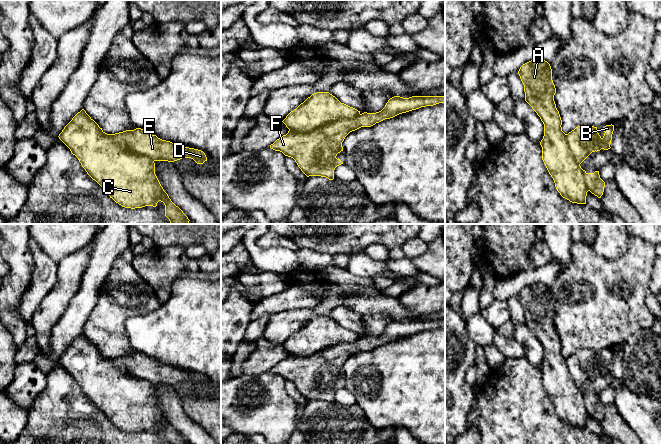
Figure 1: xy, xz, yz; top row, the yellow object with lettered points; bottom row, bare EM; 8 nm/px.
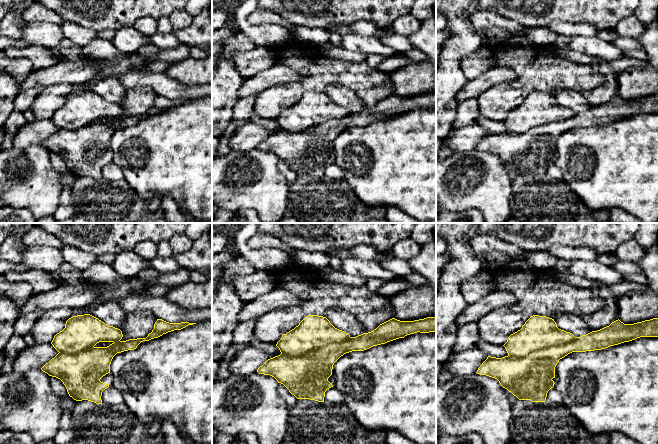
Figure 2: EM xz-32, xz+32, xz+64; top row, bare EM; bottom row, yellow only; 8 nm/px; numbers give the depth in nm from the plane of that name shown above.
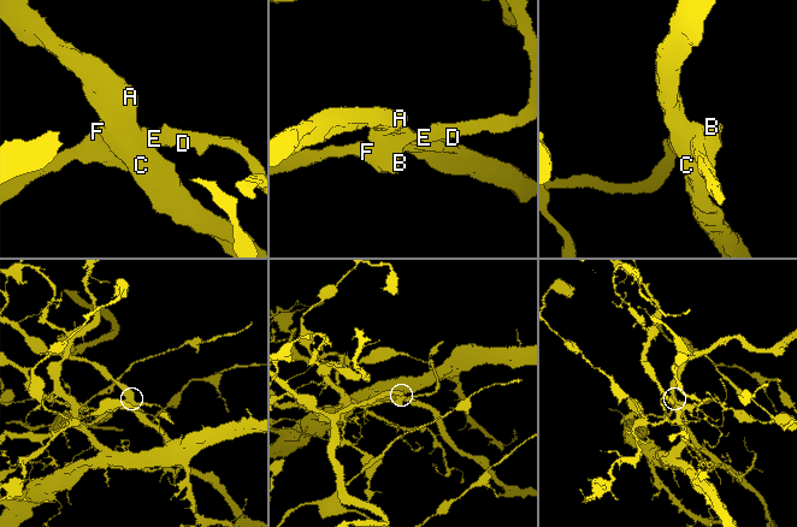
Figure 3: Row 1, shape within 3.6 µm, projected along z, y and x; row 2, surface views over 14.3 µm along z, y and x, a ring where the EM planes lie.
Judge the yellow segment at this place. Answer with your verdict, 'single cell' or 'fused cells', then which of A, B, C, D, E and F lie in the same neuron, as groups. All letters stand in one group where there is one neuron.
fused cells; A C / B D E F

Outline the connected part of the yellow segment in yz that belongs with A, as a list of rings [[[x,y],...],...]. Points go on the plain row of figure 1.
[[[535,282],[523,288],[518,298],[524,309],[525,325],[537,337],[544,348],[544,360],[540,366],[542,384],[554,404],[557,415],[563,422],[572,427],[586,428],[588,416],[585,403],[586,395],[576,385],[568,369],[566,358],[562,355],[562,344],[554,325],[556,312],[552,304],[550,288],[543,282]]]

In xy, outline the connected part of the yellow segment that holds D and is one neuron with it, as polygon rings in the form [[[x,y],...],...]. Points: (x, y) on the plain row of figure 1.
[[[141,352],[111,358],[111,361],[130,375],[147,380],[153,385],[174,386],[182,382],[191,382],[197,388],[207,385],[203,375],[162,364]]]

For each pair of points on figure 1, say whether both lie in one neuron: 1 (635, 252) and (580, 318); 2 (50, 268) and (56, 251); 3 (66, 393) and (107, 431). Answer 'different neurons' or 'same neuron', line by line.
1: same neuron
2: different neurons
3: same neuron

